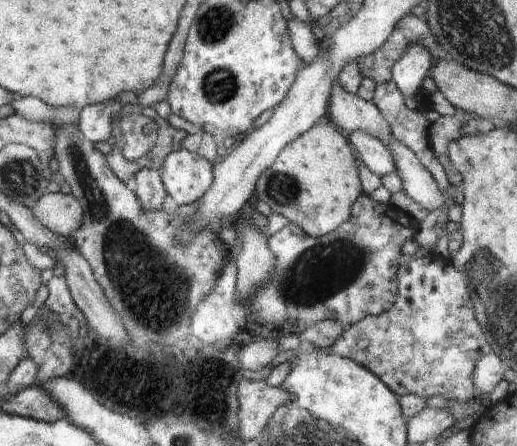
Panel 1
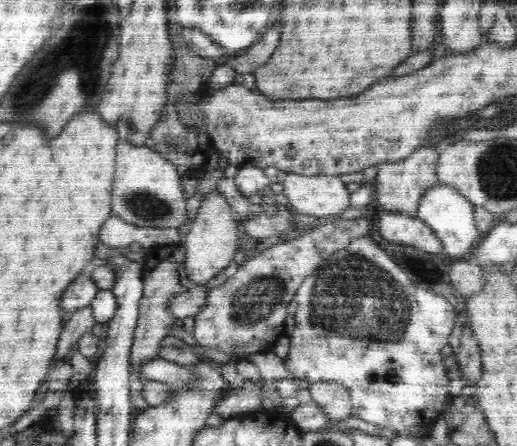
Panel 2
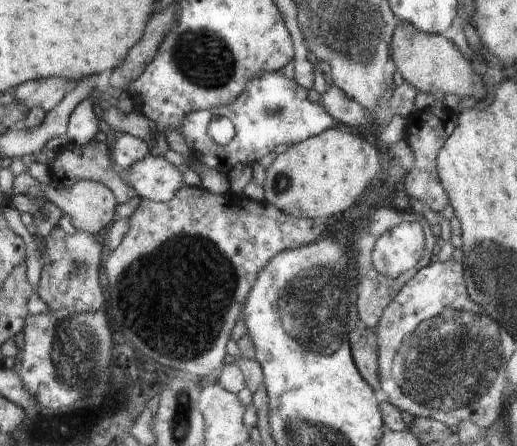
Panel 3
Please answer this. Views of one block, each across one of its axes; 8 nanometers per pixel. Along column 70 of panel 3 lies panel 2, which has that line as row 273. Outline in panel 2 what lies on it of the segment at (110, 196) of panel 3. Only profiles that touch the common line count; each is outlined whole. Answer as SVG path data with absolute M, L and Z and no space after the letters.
M212 191L205 195L182 244L186 250L183 271L194 284L205 284L218 276L232 262L234 254L243 247L238 237L237 221L238 216L221 194Z

